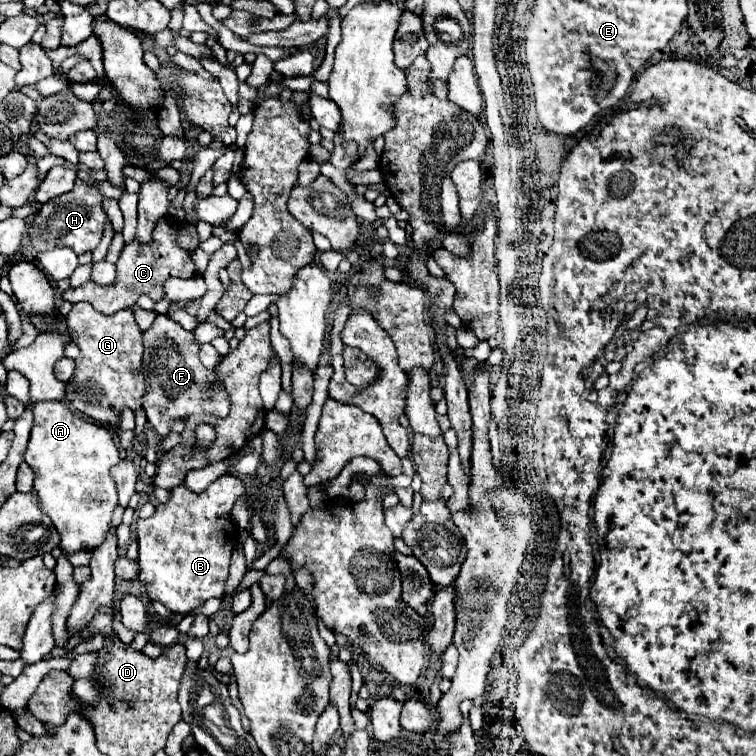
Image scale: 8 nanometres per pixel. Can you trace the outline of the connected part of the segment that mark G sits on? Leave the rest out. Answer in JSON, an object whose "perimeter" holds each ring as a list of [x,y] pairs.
{"perimeter":[[[79,302],[67,314],[67,324],[75,332],[75,344],[81,348],[81,354],[75,360],[77,366],[73,380],[67,382],[65,402],[73,406],[73,398],[81,398],[79,410],[99,424],[117,422],[117,414],[123,406],[137,410],[141,406],[145,388],[145,376],[141,374],[143,340],[141,330],[131,316],[131,310],[125,308],[113,316],[105,316],[99,314],[89,303]]]}

